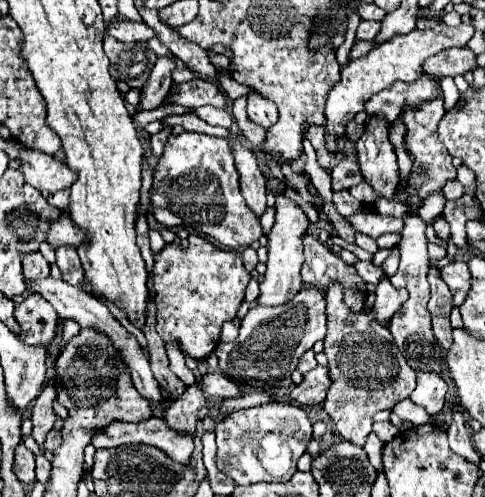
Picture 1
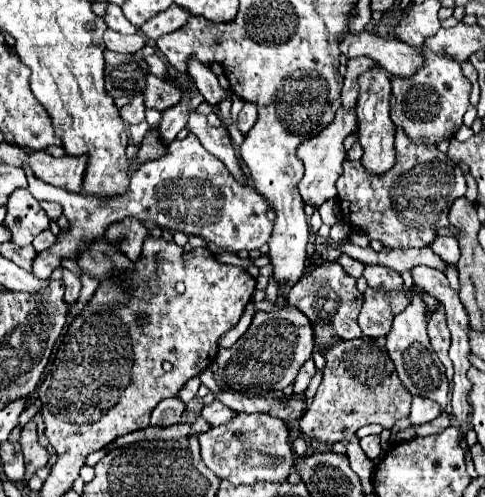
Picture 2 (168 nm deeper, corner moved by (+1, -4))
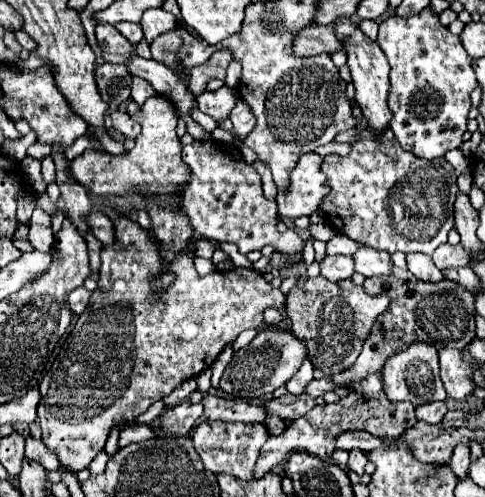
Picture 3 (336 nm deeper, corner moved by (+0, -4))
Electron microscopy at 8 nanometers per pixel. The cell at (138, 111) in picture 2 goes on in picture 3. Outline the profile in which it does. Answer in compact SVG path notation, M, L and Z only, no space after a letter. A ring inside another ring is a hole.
M115 111L111 113L113 117L113 129L127 135L127 137L137 137L141 133L141 127L135 123L135 119L127 111Z

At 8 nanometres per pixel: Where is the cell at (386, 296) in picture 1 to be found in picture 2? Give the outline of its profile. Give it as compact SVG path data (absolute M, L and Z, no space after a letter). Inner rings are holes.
M366 265L364 277L370 287L384 287L384 289L402 289L402 277L398 271L384 267L384 265Z

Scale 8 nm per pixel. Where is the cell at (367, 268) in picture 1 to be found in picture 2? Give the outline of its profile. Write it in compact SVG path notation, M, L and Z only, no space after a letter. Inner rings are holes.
M340 255L340 257L336 259L336 263L338 263L338 265L342 265L342 269L344 269L348 275L352 275L354 279L362 277L362 269L364 269L364 263L360 263L360 261L356 261L356 259L348 257L348 255Z

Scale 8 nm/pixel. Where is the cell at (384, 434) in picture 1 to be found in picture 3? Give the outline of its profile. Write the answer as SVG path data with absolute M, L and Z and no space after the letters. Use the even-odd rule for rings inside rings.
M353 449L351 453L349 453L349 469L353 469L357 475L363 475L365 473L365 465L367 465L367 455L365 455L365 451L361 451L361 449Z

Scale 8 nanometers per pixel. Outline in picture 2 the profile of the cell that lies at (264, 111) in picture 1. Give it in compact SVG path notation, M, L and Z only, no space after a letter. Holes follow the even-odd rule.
M244 103L242 111L238 113L238 119L236 119L236 127L238 127L238 131L246 135L246 133L252 129L252 125L254 125L256 117L258 117L258 111L254 109L254 105Z

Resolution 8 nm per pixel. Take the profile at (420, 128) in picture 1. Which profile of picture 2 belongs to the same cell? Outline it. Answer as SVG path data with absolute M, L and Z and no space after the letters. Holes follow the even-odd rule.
M402 129L396 131L394 149L396 149L396 165L382 175L368 173L362 161L348 161L348 159L344 161L344 173L336 181L338 189L336 199L340 211L344 215L344 221L352 229L362 231L364 235L380 241L386 247L428 247L438 237L438 229L450 225L448 223L450 205L466 193L466 179L462 175L462 169L454 167L452 161L448 161L448 157L442 151L438 151L436 145L414 145L406 137L406 133L402 133Z

